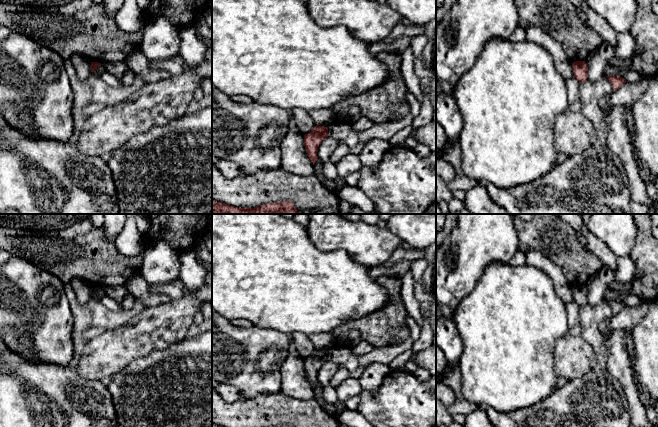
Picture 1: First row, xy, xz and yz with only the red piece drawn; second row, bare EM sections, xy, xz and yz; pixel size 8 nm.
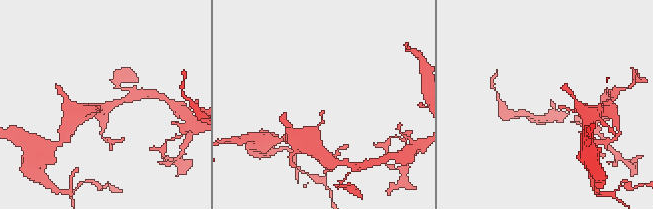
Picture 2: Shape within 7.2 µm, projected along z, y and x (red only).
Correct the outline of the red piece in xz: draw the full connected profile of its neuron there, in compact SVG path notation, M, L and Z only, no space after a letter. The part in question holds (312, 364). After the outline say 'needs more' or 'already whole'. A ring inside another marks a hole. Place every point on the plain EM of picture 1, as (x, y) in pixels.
M315 350L313 354L304 359L304 370L306 372L306 377L313 387L318 384L317 373L321 366L328 361L328 352L324 350Z | already whole

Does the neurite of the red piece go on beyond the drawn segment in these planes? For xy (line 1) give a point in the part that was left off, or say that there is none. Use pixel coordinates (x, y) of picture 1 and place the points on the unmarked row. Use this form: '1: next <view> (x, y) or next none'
1: next none

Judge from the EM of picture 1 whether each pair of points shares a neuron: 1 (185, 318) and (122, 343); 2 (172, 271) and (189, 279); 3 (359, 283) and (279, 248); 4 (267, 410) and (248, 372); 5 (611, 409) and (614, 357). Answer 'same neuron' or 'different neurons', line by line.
1: same neuron
2: different neurons
3: same neuron
4: different neurons
5: different neurons

